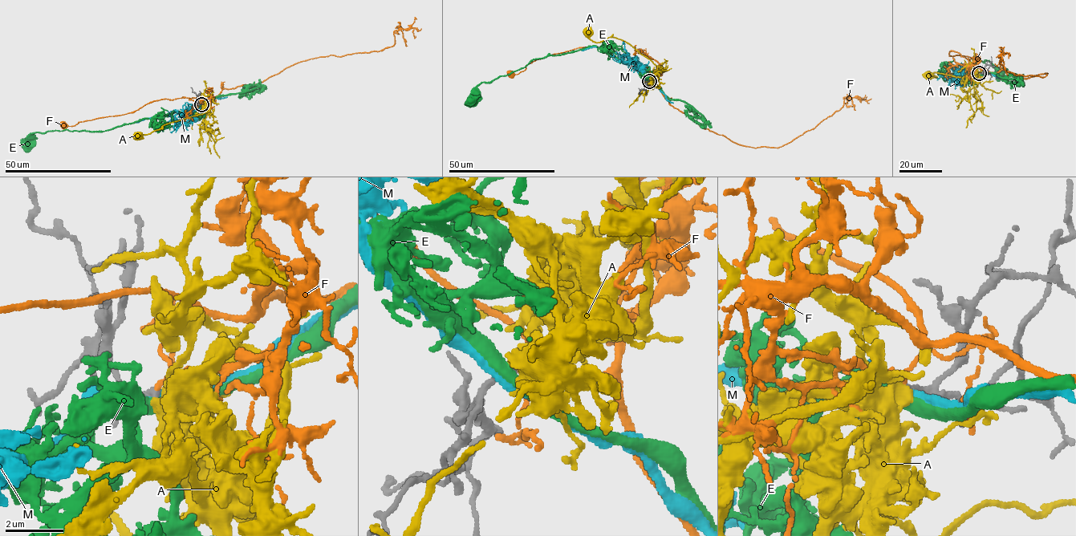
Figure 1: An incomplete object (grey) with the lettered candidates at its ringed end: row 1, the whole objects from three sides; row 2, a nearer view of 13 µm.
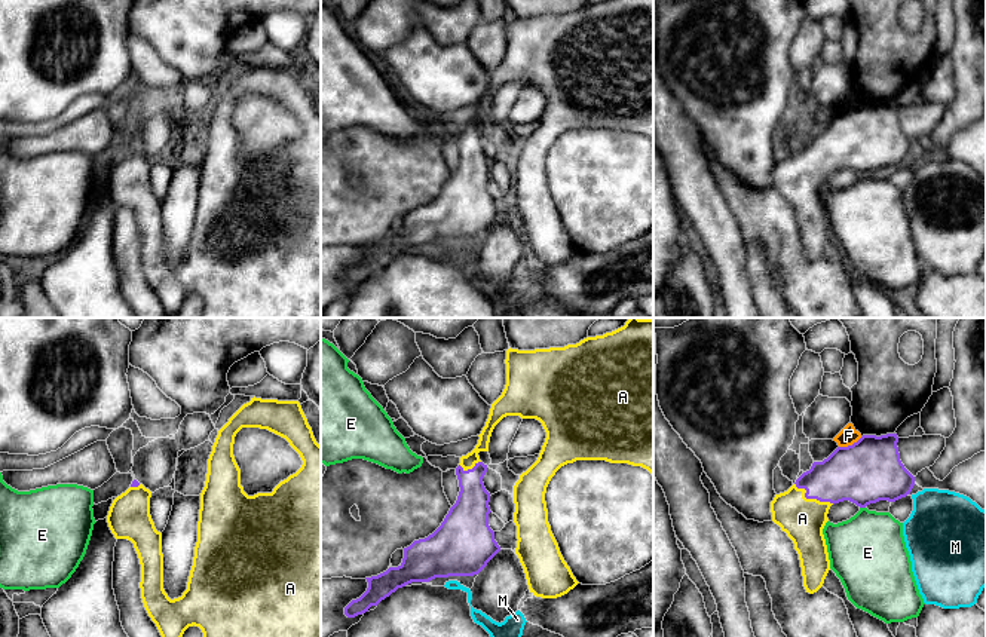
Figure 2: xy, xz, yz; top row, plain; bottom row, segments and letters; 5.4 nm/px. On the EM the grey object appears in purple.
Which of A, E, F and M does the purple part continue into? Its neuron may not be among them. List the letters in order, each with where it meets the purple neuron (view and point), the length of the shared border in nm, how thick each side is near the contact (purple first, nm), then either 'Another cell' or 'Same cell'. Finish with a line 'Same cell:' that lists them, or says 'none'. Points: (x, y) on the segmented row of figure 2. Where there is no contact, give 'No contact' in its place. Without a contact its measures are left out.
A: Touches purple at yz (811, 498). Shared border 240 nm. Thickness 280 nm (purple) against 220 nm. Same cell
E: Touches purple at yz (863, 507). Shared border 30 nm. Thickness 340 nm (purple) against 420 nm. Another cell
F: Touches purple at yz (850, 446). Shared border 140 nm. Thickness 340 nm (purple) against 100 nm. Another cell
M: No contact. Another cell
Same cell: A

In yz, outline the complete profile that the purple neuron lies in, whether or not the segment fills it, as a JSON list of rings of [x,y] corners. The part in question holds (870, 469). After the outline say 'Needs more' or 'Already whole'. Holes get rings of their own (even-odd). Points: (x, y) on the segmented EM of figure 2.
[[[897,434],[863,435],[852,445],[838,447],[823,462],[814,462],[811,469],[803,472],[787,491],[775,494],[771,502],[772,521],[794,543],[806,592],[817,592],[830,570],[823,529],[829,521],[827,514],[832,505],[849,500],[866,508],[879,500],[895,502],[910,494],[915,477],[901,463],[897,442]]]. Needs more

